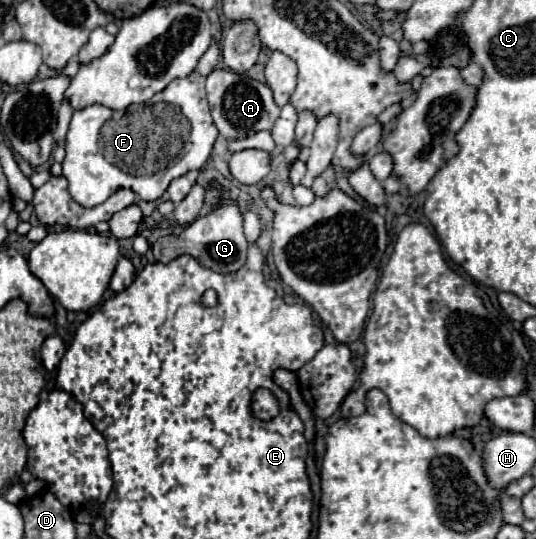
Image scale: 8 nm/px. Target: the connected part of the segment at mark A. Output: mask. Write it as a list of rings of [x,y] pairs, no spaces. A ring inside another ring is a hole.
[[[213,69],[207,75],[207,99],[219,135],[225,139],[245,139],[249,135],[255,135],[257,131],[271,129],[281,111],[275,105],[271,89],[265,83],[259,83],[231,69]]]

